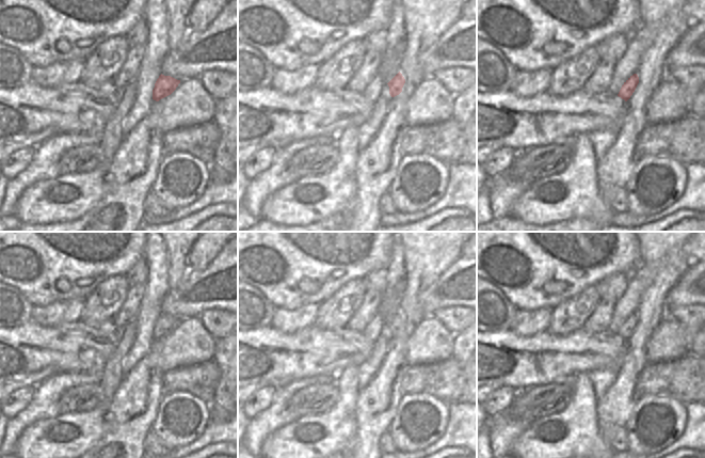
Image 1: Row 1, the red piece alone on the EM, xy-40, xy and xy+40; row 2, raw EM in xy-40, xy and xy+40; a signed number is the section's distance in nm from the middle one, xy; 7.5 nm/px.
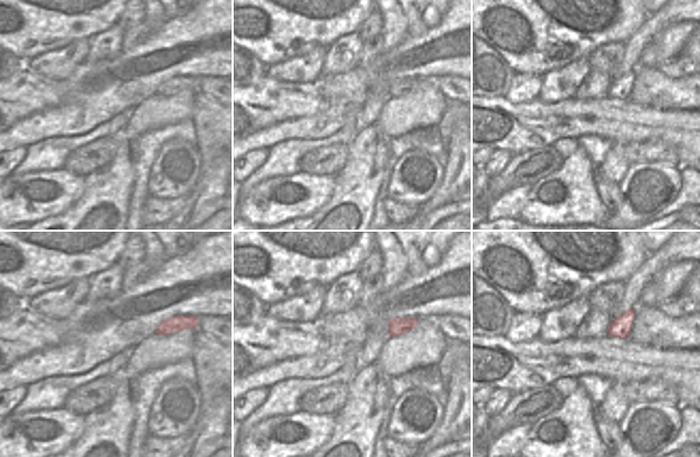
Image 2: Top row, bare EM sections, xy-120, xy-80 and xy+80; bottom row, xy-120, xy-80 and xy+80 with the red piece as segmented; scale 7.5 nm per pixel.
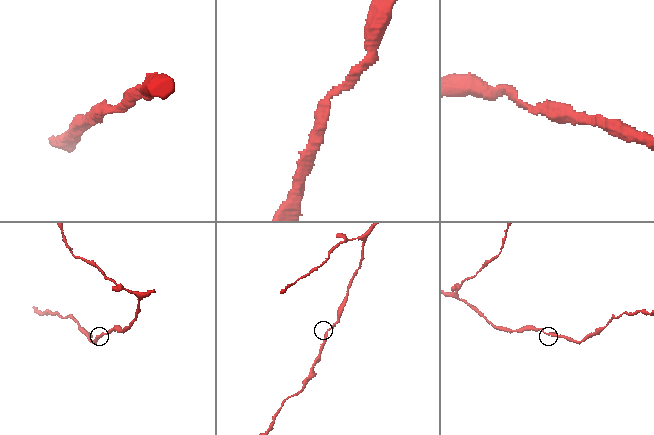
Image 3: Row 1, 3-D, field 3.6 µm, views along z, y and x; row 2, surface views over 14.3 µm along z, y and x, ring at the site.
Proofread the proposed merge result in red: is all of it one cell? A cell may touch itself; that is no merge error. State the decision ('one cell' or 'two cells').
one cell

